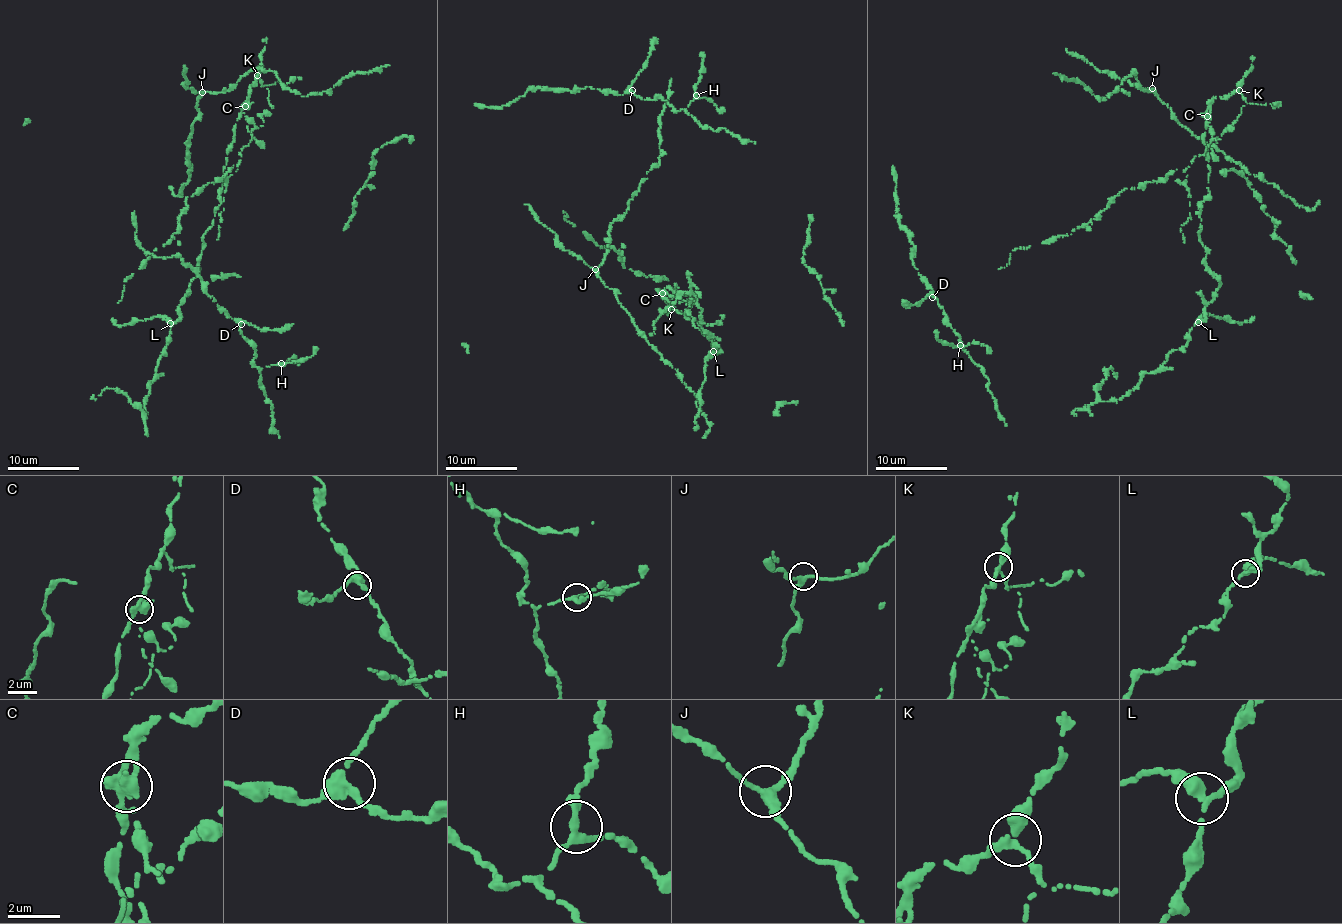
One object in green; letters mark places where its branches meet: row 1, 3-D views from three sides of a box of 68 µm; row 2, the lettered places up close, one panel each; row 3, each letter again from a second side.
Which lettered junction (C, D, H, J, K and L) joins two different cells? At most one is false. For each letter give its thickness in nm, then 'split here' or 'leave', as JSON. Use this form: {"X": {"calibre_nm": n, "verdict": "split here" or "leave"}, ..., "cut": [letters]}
{"C": {"calibre_nm": 380, "verdict": "split here"}, "D": {"calibre_nm": 340, "verdict": "leave"}, "H": {"calibre_nm": 260, "verdict": "leave"}, "J": {"calibre_nm": 280, "verdict": "leave"}, "K": {"calibre_nm": 200, "verdict": "leave"}, "L": {"calibre_nm": 320, "verdict": "leave"}, "cut": ["C"]}

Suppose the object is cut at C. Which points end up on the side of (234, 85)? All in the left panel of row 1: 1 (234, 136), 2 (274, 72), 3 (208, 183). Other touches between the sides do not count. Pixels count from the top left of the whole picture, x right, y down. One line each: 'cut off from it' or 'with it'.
1: with it
2: with it
3: cut off from it

